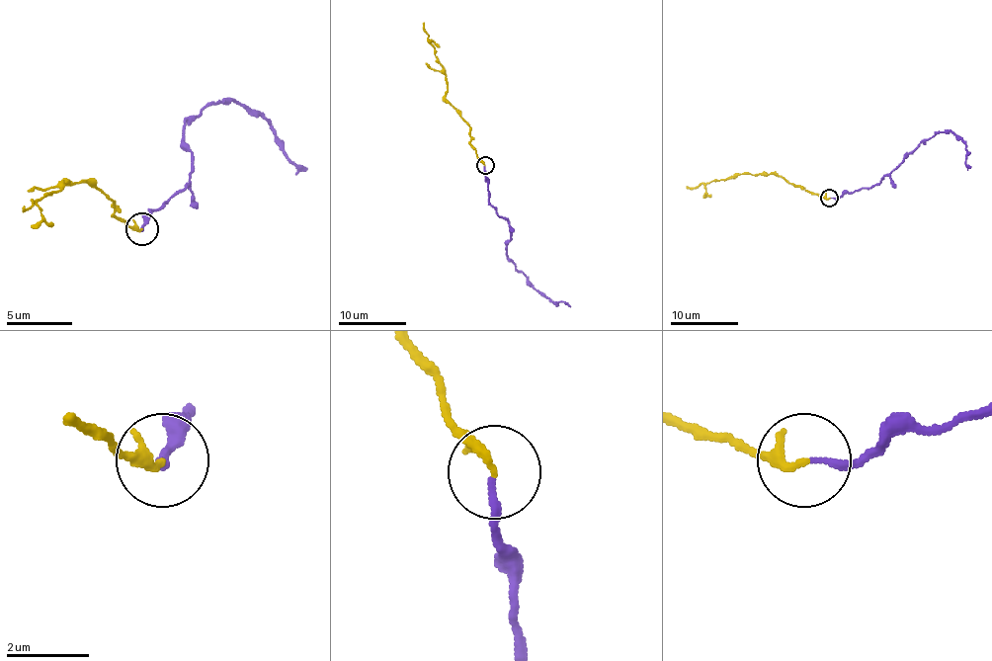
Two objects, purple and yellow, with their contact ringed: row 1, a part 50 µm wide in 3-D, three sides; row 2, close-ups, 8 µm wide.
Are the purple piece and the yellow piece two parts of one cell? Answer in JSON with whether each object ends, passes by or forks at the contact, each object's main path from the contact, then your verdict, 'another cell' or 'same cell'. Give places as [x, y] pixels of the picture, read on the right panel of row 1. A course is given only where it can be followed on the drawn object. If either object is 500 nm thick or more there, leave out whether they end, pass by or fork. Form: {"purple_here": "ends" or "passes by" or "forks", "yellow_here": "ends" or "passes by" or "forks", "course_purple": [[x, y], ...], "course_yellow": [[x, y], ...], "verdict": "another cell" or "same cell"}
{"purple_here": "ends", "yellow_here": "passes by", "course_purple": [[830, 198], [840, 198], [845, 193], [877, 185], [935, 133], [955, 133], [965, 144], [965, 162], [970, 168]], "course_yellow": [[830, 198], [813, 195], [781, 176], [762, 174], [735, 174], [695, 188], [686, 186]], "verdict": "same cell"}

